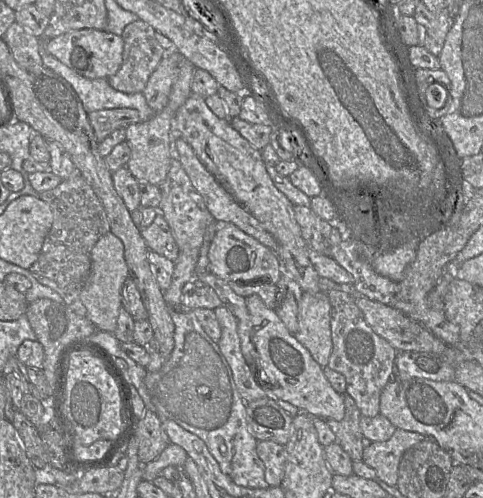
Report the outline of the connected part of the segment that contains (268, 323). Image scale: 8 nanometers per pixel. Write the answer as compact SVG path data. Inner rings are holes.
M256 294L245 298L249 318L238 321L241 351L254 380L269 398L283 400L312 417L341 421L345 415L344 395L334 390L323 368L310 352L291 334L277 316Z

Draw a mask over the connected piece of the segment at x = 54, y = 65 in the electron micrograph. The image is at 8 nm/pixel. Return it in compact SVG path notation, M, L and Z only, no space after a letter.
M40 38L39 53L44 67L64 78L75 90L87 113L102 109L132 108L139 111L143 121L155 112L149 107L142 92L127 94L114 89L104 78L89 79L60 62L46 49L46 41Z

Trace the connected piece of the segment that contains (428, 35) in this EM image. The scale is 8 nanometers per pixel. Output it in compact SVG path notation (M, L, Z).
M420 1L413 15L423 29L423 46L434 56L439 56L452 25L451 15L446 9L441 13L431 12L423 1Z

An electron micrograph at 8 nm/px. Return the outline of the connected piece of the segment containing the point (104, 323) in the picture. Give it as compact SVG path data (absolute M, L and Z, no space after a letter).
M110 231L92 248L90 275L81 292L81 301L87 309L87 318L98 330L114 333L122 308L122 287L128 277L129 269L124 258L124 245Z

